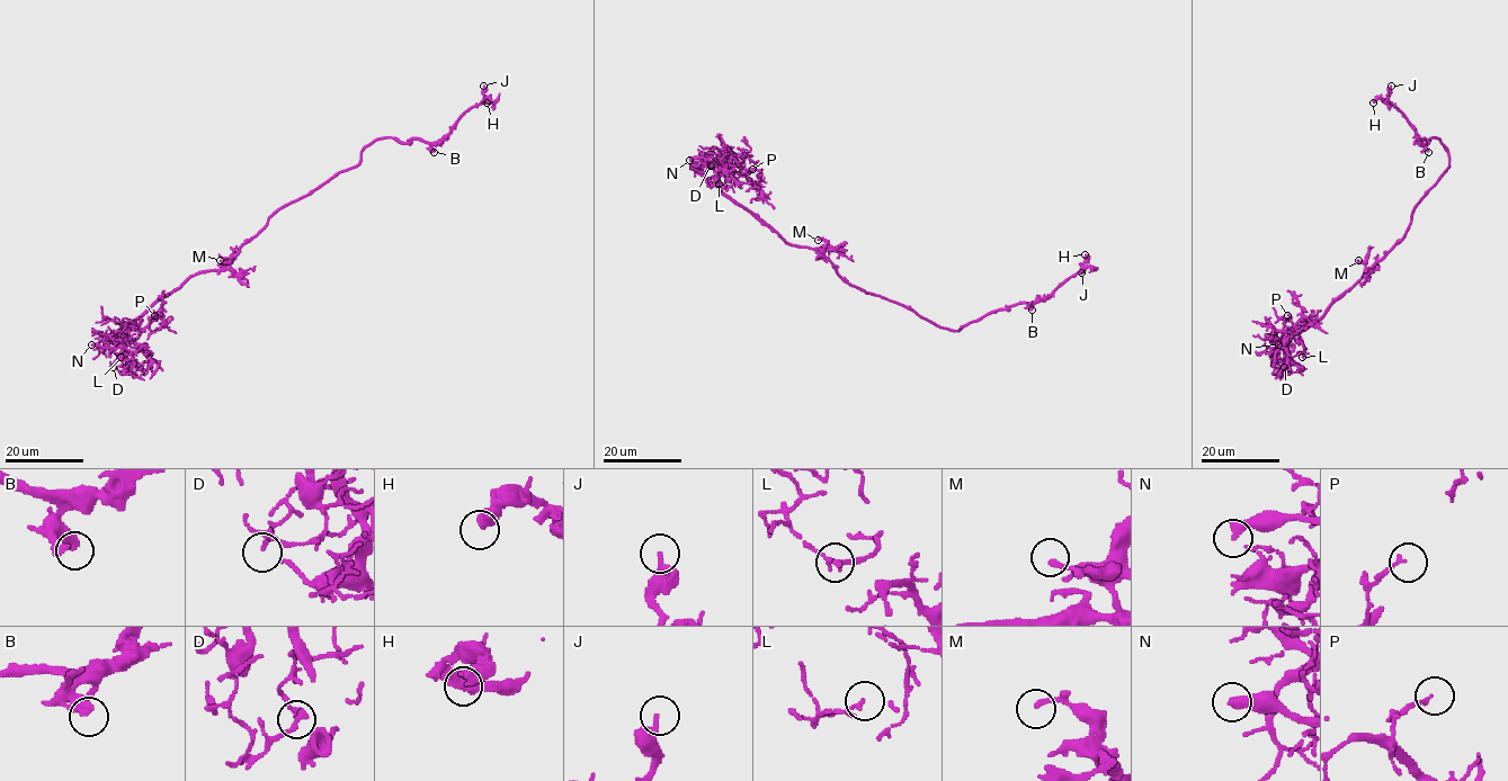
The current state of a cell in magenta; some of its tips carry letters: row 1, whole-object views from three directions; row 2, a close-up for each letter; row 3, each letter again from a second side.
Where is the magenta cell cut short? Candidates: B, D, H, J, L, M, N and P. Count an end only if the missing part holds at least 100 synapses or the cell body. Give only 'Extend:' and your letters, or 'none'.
Extend: N

